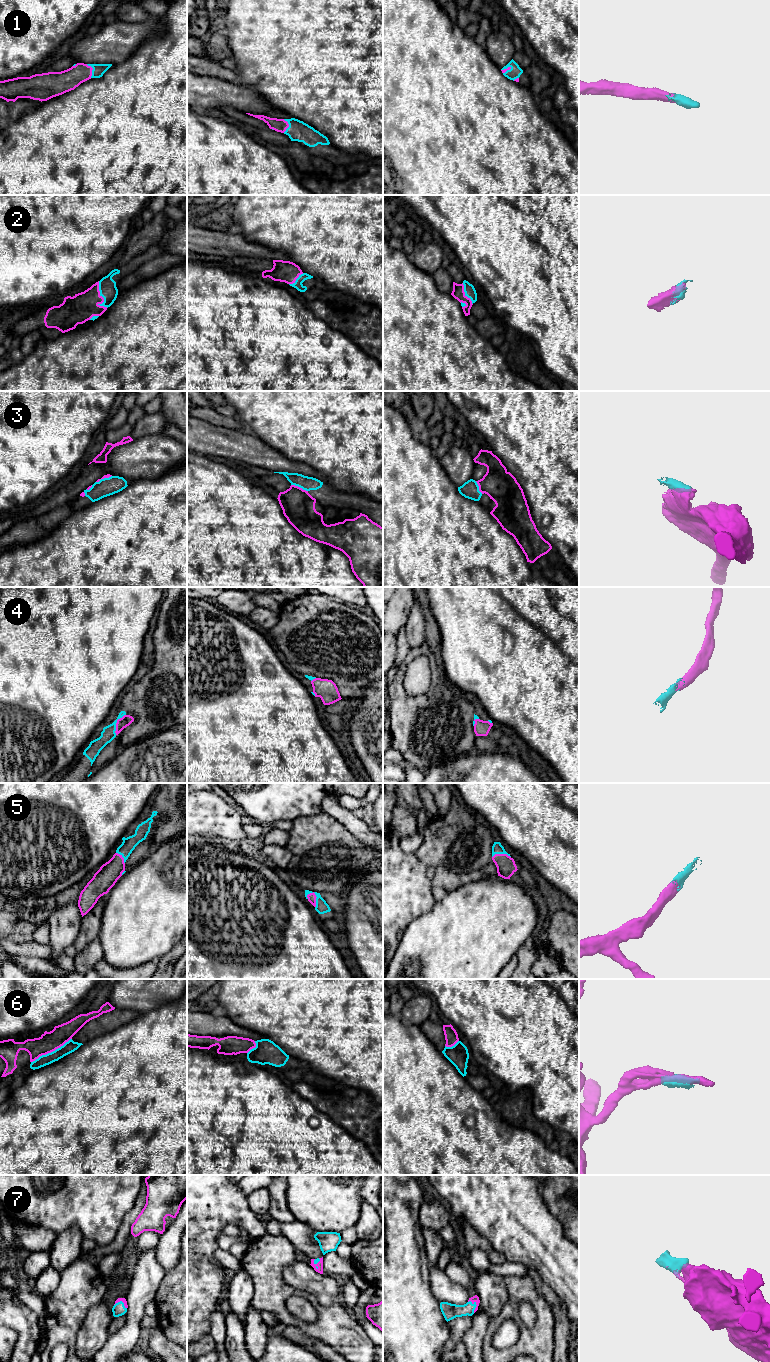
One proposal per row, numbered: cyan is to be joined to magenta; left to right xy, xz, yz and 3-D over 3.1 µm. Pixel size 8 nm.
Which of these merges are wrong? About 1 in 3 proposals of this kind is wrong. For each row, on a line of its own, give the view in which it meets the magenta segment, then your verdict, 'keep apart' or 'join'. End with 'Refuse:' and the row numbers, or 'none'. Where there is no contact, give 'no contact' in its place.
1: contact in xy; join
2: contact in xy; join
3: contact in xz; keep apart
4: contact in xy; join
5: contact in xz; join
6: contact in xy; keep apart
7: contact in yz; join
Refuse: 3, 6

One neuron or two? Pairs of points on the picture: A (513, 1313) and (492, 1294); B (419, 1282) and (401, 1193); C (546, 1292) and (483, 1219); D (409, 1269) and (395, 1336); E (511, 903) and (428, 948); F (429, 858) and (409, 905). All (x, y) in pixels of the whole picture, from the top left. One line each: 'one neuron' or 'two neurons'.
A: two neurons
B: one neuron
C: two neurons
D: one neuron
E: one neuron
F: two neurons

